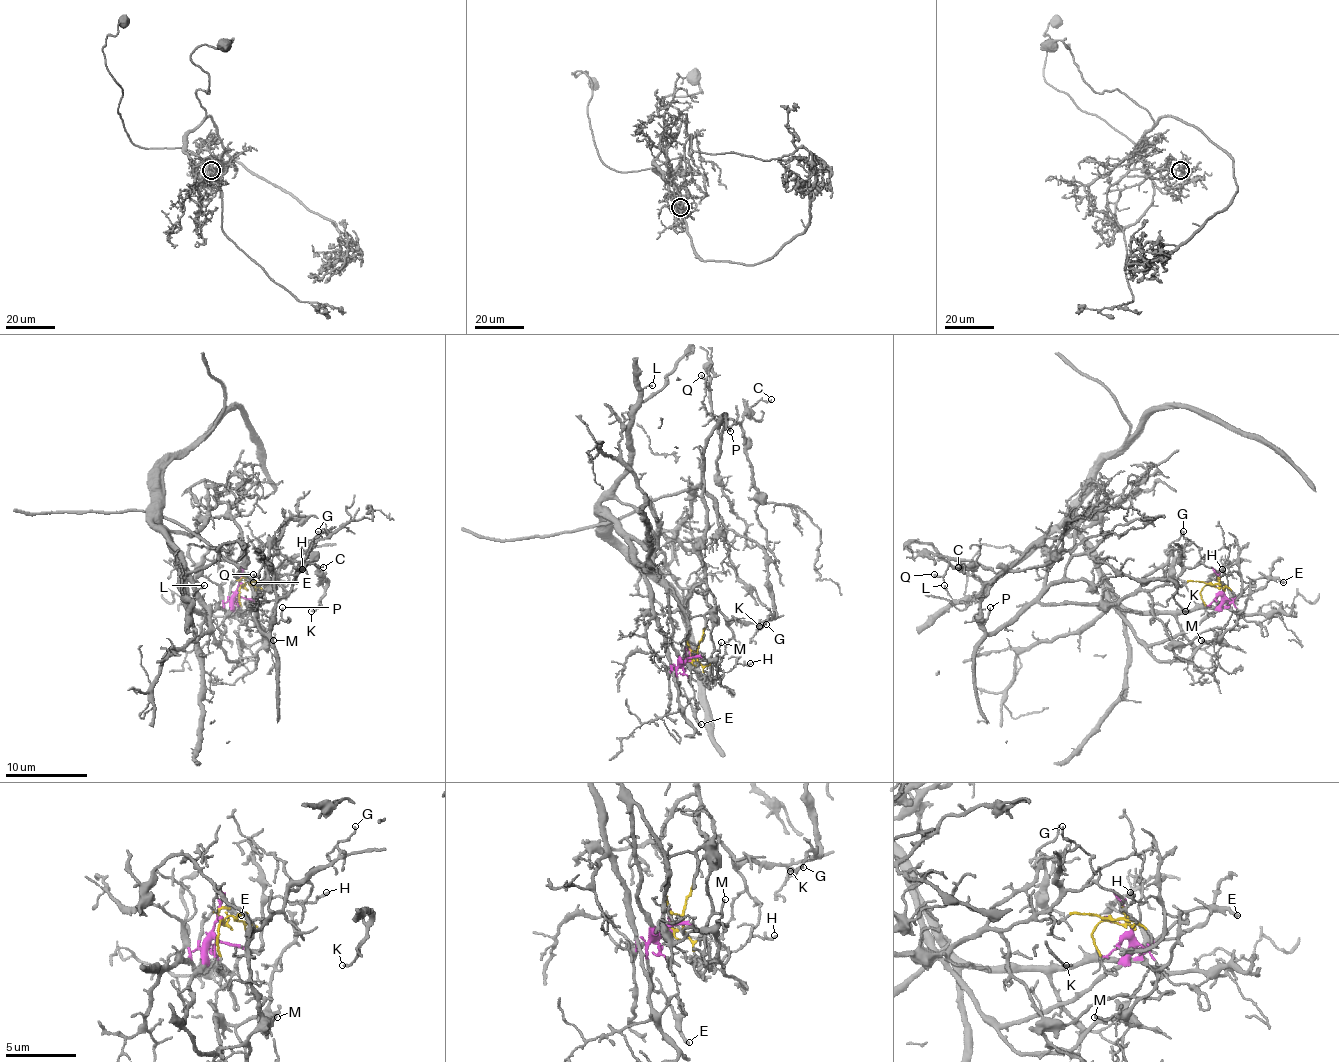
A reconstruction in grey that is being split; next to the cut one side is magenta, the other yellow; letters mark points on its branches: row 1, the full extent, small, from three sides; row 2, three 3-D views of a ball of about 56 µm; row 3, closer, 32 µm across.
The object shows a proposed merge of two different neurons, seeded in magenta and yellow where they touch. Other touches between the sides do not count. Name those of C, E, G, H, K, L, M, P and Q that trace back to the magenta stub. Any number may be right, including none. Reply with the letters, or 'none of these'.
E, H, L, M

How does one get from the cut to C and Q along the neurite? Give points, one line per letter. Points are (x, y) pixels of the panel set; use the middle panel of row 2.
C: (689, 655), (715, 610), (699, 555), (705, 529), (703, 448), (724, 421), (738, 423), (756, 403), (770, 399)
Q: (689, 655), (715, 610), (699, 537), (705, 529), (703, 448), (724, 421), (722, 437), (701, 374)

